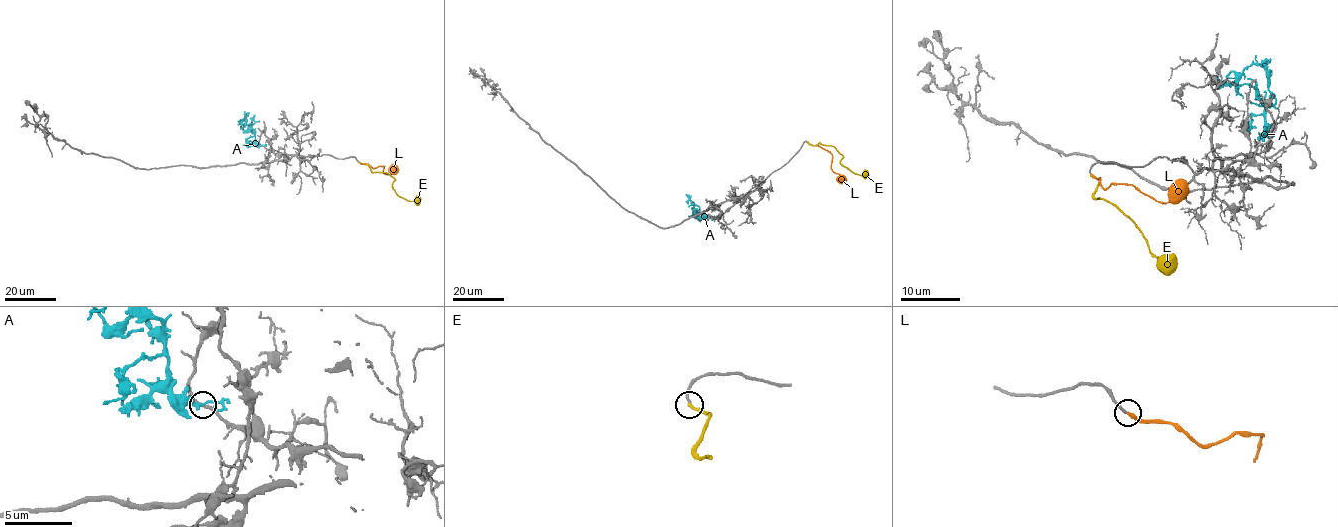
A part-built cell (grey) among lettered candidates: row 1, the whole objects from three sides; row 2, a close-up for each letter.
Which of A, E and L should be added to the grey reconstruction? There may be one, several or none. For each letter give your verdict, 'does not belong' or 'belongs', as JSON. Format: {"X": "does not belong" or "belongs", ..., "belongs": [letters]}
{"A": "does not belong", "E": "does not belong", "L": "belongs", "belongs": ["L"]}

